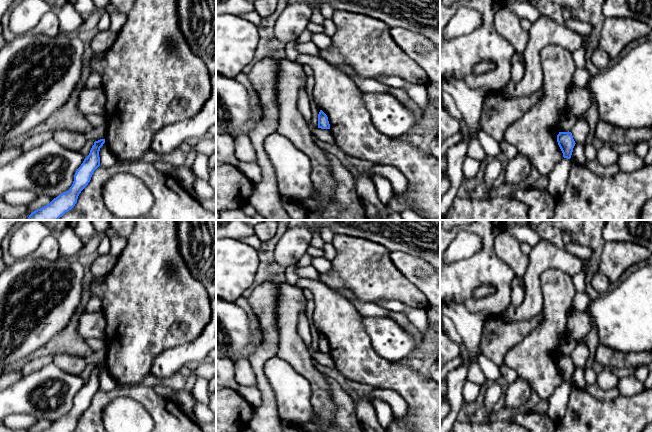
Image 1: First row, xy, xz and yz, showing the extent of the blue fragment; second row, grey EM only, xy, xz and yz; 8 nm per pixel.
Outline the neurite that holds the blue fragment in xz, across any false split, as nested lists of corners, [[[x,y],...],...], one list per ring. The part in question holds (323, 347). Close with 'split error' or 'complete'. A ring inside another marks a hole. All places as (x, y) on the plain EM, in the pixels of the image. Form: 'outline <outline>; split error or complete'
outline [[[320,334],[320,336],[318,338],[318,352],[330,353],[328,341],[322,334]]]; complete

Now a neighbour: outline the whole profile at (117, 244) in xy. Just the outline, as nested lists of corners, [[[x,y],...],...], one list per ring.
[[[117,236],[110,239],[110,251],[109,254],[114,257],[119,257],[127,244],[127,240]]]

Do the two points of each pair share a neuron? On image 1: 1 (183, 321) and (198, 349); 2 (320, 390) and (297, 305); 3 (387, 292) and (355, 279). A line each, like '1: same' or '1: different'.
1: different
2: same
3: same

